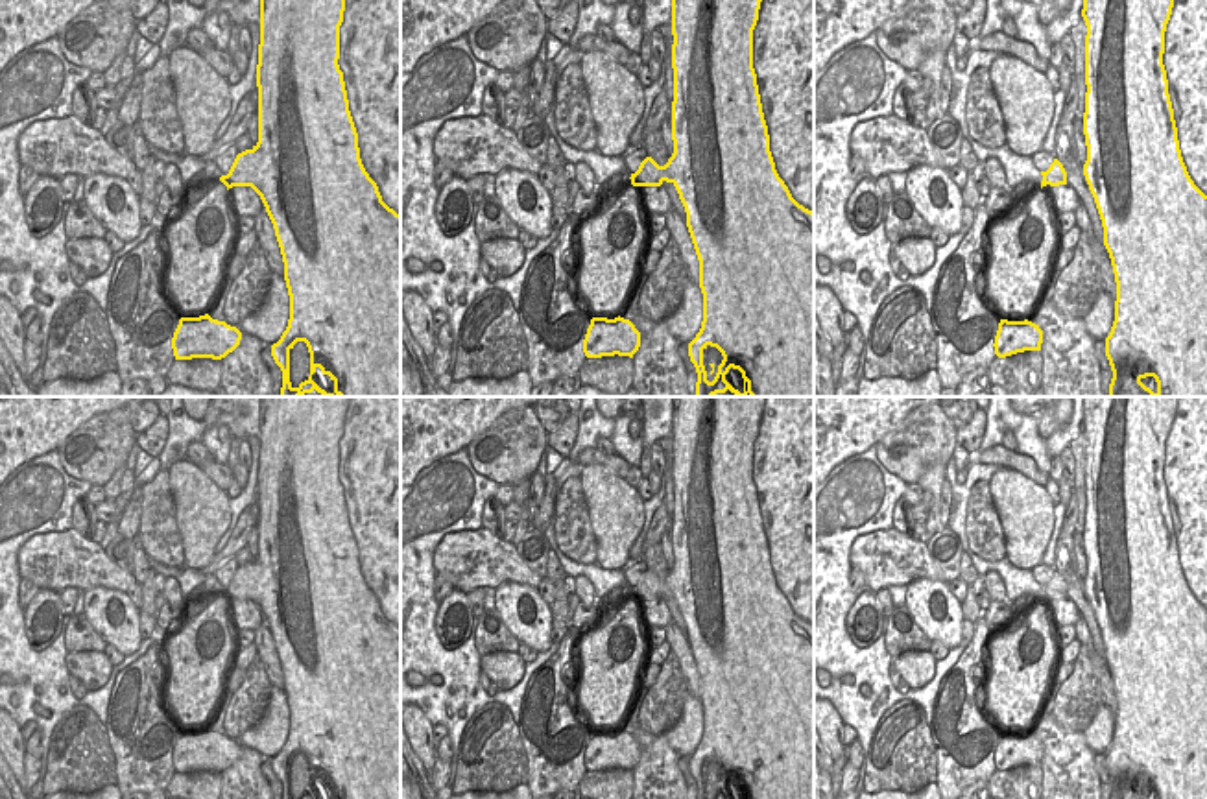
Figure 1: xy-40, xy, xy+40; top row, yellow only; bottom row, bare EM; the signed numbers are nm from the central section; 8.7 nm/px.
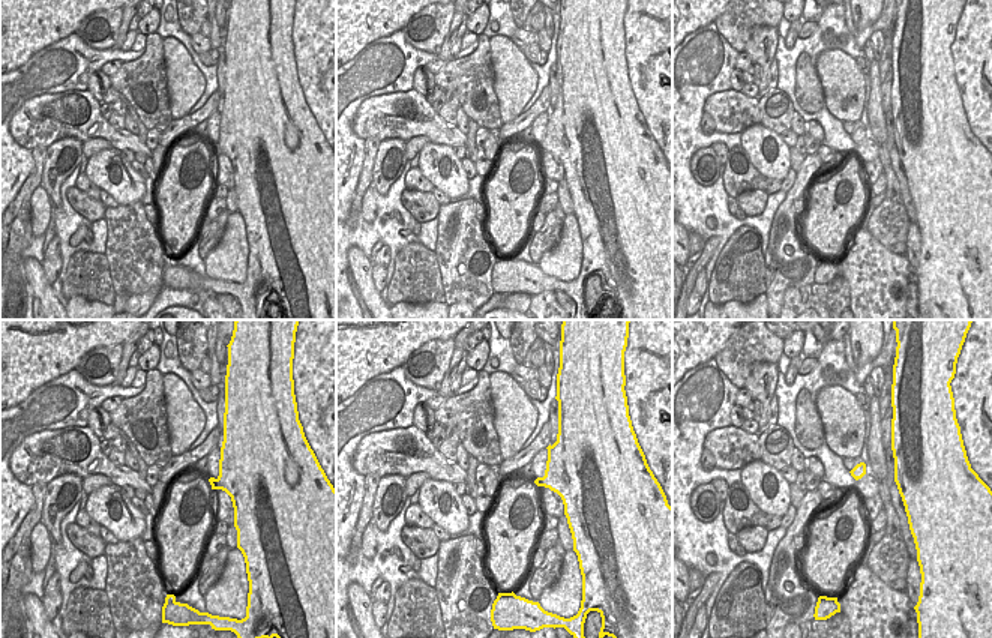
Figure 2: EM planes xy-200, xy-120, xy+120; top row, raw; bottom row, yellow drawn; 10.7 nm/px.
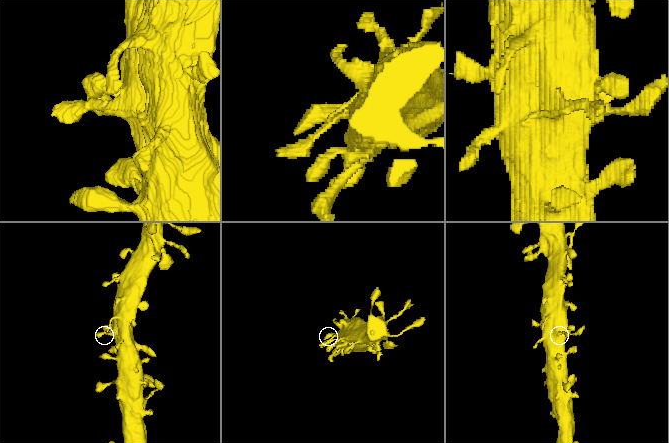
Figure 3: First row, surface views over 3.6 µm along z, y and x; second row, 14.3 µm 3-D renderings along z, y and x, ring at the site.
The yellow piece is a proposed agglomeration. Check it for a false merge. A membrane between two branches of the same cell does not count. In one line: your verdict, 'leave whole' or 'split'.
leave whole

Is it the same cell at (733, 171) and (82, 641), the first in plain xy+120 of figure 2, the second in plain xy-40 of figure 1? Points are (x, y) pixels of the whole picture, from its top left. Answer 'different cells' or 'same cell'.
same cell

